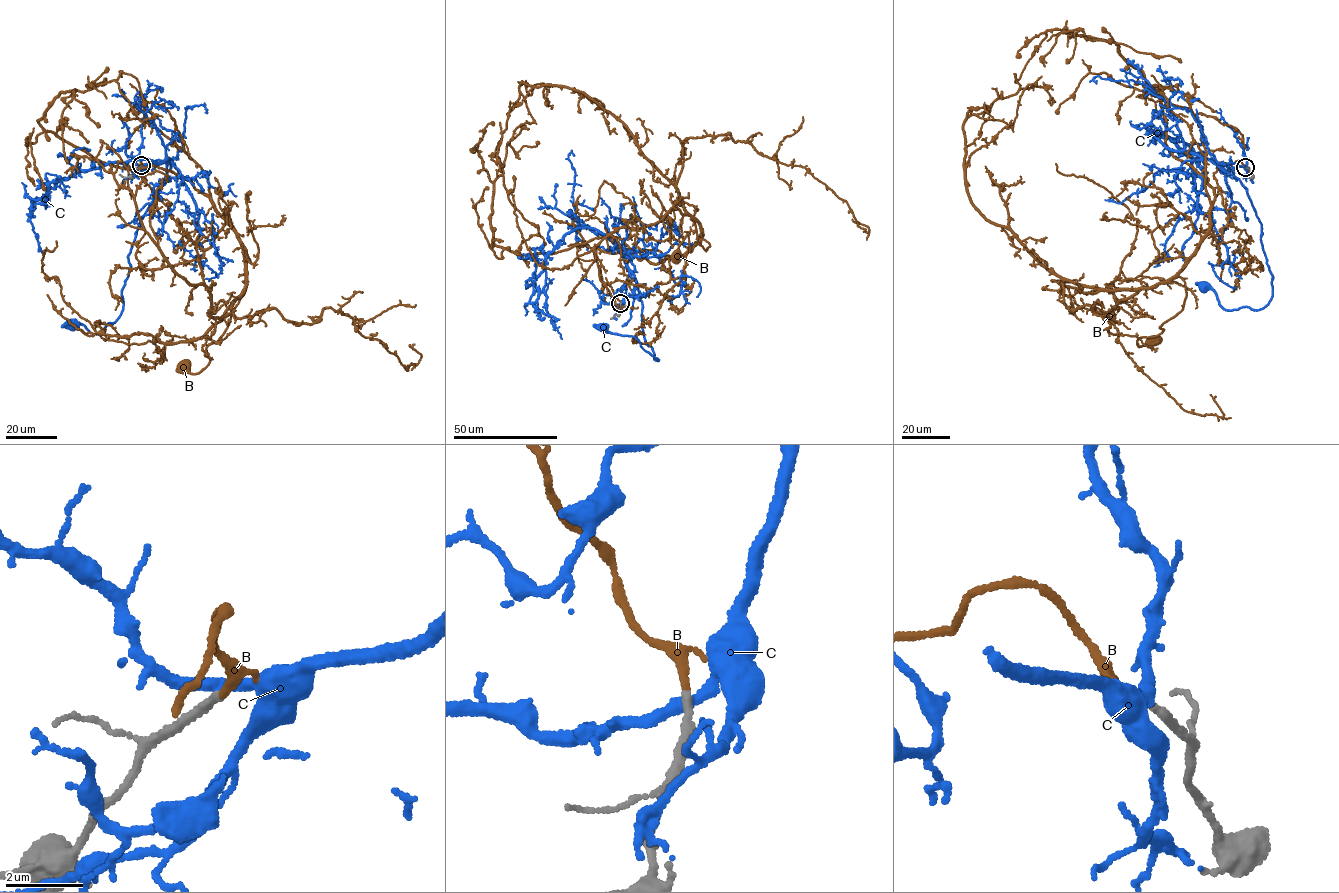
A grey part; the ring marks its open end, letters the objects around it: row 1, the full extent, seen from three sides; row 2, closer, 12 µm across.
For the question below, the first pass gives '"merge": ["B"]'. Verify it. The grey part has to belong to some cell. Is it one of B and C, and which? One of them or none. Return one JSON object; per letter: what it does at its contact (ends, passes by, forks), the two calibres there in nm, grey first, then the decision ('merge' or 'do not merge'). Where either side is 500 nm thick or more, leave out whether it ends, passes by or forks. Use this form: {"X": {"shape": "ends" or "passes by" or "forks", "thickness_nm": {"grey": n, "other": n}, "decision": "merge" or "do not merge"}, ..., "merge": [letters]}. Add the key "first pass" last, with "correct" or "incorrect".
{"B": {"shape": "passes by", "thickness_nm": {"grey": 240, "other": 160}, "decision": "merge"}, "C": {"shape": "passes by", "thickness_nm": {"grey": 240, "other": 300}, "decision": "do not merge"}, "merge": ["B"], "first pass": "correct"}

